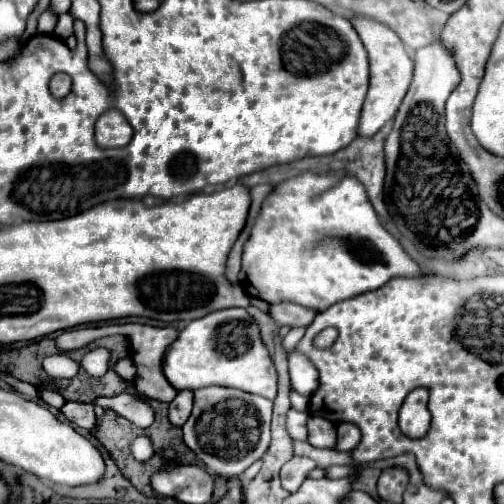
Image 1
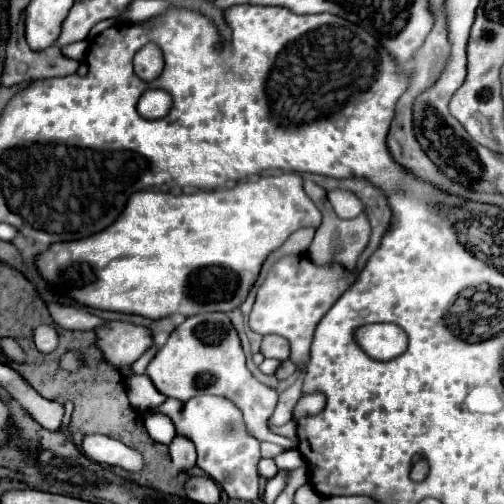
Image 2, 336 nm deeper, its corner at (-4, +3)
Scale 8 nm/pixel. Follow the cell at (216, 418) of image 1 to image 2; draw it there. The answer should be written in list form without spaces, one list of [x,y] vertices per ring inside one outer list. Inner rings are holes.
[[[196,396],[196,398],[190,398],[186,402],[174,400],[174,398],[166,398],[166,402],[156,406],[156,408],[152,408],[152,412],[154,414],[160,412],[160,414],[168,416],[174,422],[174,426],[176,426],[176,434],[194,442],[196,452],[198,452],[198,466],[228,494],[230,500],[254,502],[258,498],[256,464],[260,460],[260,442],[256,438],[252,438],[244,430],[244,422],[240,418],[240,410],[236,410],[236,406],[232,406],[232,402],[228,402],[226,398],[220,398],[220,396]]]

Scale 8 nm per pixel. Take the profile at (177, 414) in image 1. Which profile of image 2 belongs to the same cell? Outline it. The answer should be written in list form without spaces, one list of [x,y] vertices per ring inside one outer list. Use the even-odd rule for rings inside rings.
[[[176,436],[170,444],[170,456],[172,456],[172,466],[174,470],[180,472],[188,472],[196,466],[196,450],[192,446],[192,442],[188,442],[186,438]]]

